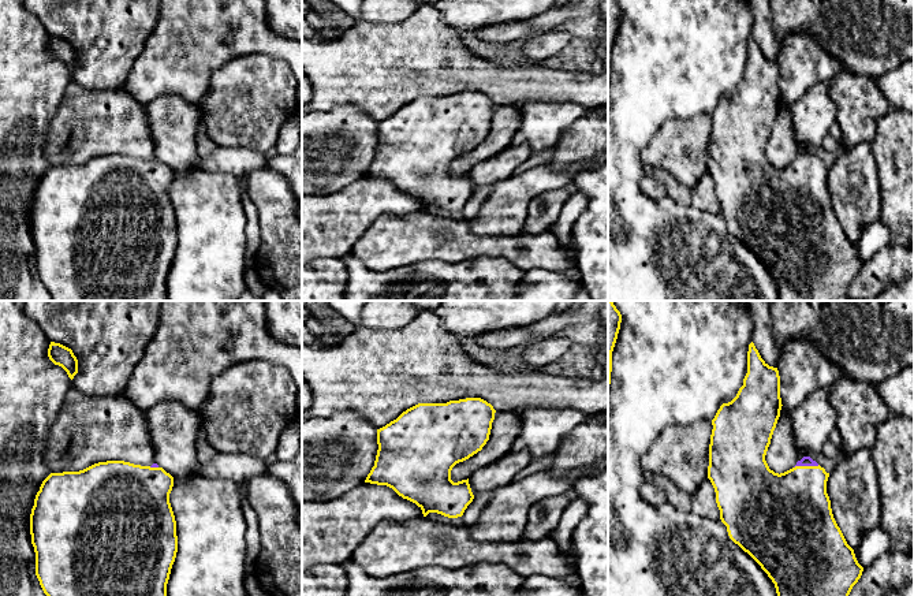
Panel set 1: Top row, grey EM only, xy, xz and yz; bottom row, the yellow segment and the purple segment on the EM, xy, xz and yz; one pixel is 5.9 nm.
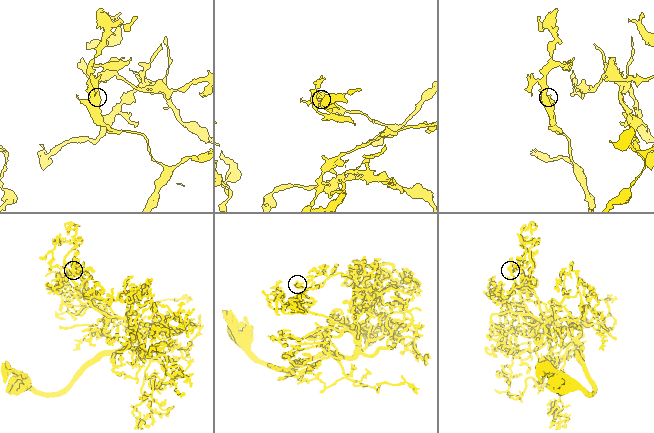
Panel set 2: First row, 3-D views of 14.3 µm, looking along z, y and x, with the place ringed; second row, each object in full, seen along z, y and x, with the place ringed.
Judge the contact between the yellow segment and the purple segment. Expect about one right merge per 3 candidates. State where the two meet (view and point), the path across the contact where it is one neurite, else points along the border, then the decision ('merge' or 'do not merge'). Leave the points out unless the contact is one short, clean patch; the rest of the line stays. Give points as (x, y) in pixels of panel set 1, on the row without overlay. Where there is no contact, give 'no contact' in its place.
yz (806, 160) | merge

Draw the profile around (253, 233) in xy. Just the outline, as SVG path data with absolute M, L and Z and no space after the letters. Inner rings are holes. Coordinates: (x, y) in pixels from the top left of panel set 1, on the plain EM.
M242 193L242 204L246 213L246 236L247 236L247 256L255 256L261 246L261 231L258 212L254 202L250 200L247 193Z

